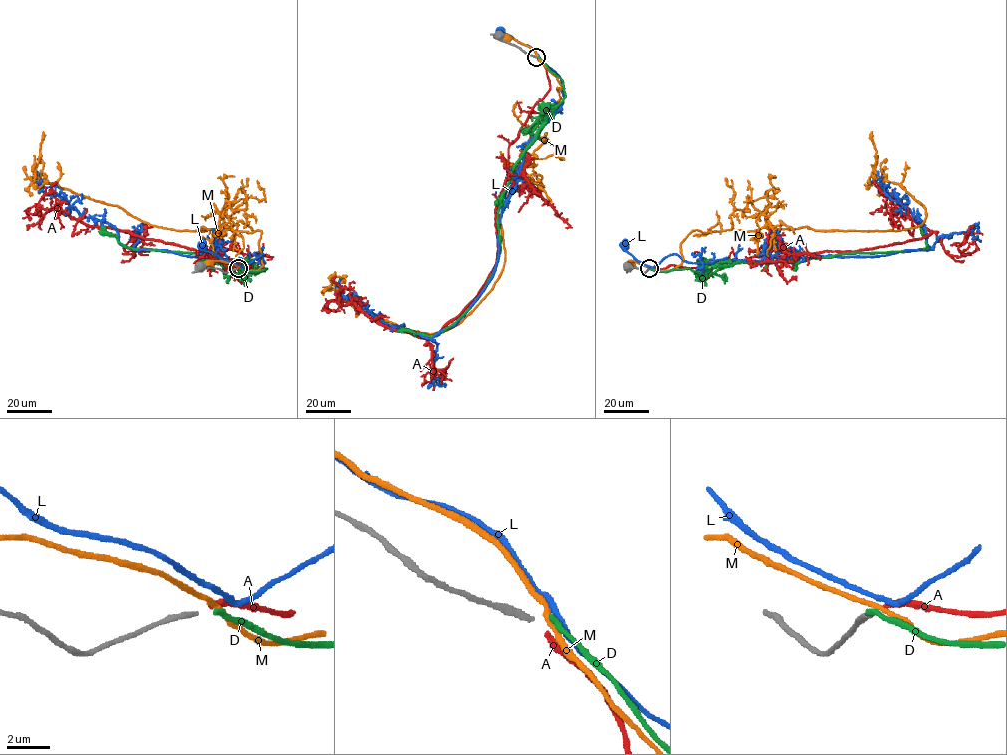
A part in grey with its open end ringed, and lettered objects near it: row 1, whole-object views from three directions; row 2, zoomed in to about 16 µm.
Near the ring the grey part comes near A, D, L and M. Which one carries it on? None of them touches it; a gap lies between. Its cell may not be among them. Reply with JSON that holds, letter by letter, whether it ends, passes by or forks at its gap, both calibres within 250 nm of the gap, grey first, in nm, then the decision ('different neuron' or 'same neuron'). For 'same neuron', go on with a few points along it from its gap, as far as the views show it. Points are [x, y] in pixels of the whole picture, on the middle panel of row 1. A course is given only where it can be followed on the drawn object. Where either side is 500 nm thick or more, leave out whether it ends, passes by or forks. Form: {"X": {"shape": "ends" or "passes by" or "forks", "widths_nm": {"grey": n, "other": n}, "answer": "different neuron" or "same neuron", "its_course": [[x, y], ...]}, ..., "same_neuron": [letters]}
{"A": {"shape": "ends", "widths_nm": {"grey": 260, "other": 280}, "answer": "same neuron", "its_course": [[537, 58], [550, 89], [509, 146], [496, 264], [477, 296], [419, 338], [344, 305], [335, 294], [354, 282]]}, "D": {"shape": "ends", "widths_nm": {"grey": 260, "other": 240}, "answer": "different neuron"}, "L": {"shape": "passes by", "widths_nm": {"grey": 260, "other": 240}, "answer": "different neuron"}, "M": {"shape": "passes by", "widths_nm": {"grey": 260, "other": 240}, "answer": "different neuron"}, "same_neuron": ["A"]}

